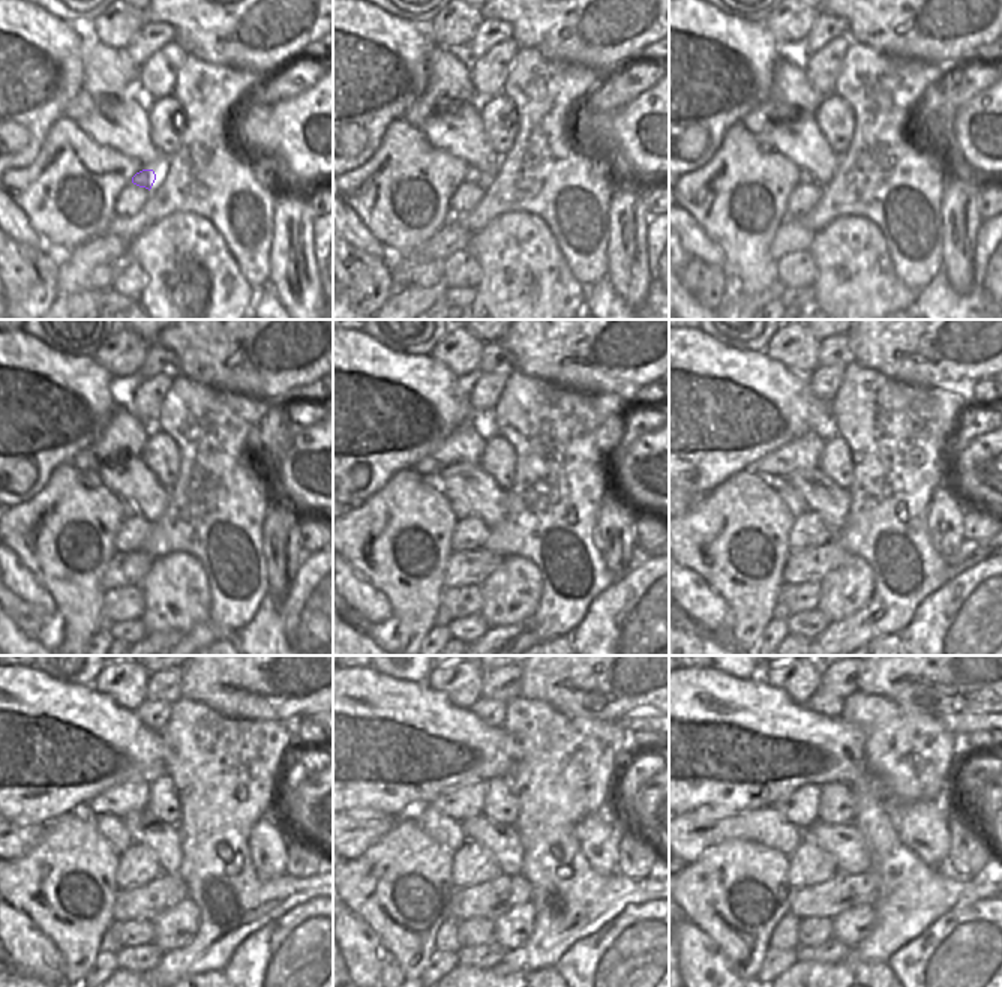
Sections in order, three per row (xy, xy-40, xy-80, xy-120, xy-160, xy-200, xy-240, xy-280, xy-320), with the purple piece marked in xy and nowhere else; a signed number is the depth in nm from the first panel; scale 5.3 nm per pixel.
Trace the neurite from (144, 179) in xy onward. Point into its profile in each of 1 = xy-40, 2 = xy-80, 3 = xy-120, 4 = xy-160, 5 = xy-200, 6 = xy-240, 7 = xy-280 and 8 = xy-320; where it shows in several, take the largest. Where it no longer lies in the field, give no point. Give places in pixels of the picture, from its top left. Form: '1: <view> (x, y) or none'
1: xy-40 (473, 177)
2: xy-80 (806, 177)
3: xy-120 (128, 507)
4: xy-160 (461, 509)
5: xy-200 (794, 501)
6: xy-240 (114, 830)
7: xy-280 (449, 833)
8: xy-320 (704, 827)

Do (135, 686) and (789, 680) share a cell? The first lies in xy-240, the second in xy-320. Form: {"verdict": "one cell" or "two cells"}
{"verdict": "one cell"}

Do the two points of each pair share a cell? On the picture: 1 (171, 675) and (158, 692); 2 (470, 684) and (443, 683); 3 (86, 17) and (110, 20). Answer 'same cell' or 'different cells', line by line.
1: same cell
2: same cell
3: different cells

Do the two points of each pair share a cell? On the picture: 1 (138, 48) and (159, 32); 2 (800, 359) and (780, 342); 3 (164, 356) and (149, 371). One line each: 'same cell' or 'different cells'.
1: same cell
2: same cell
3: same cell

